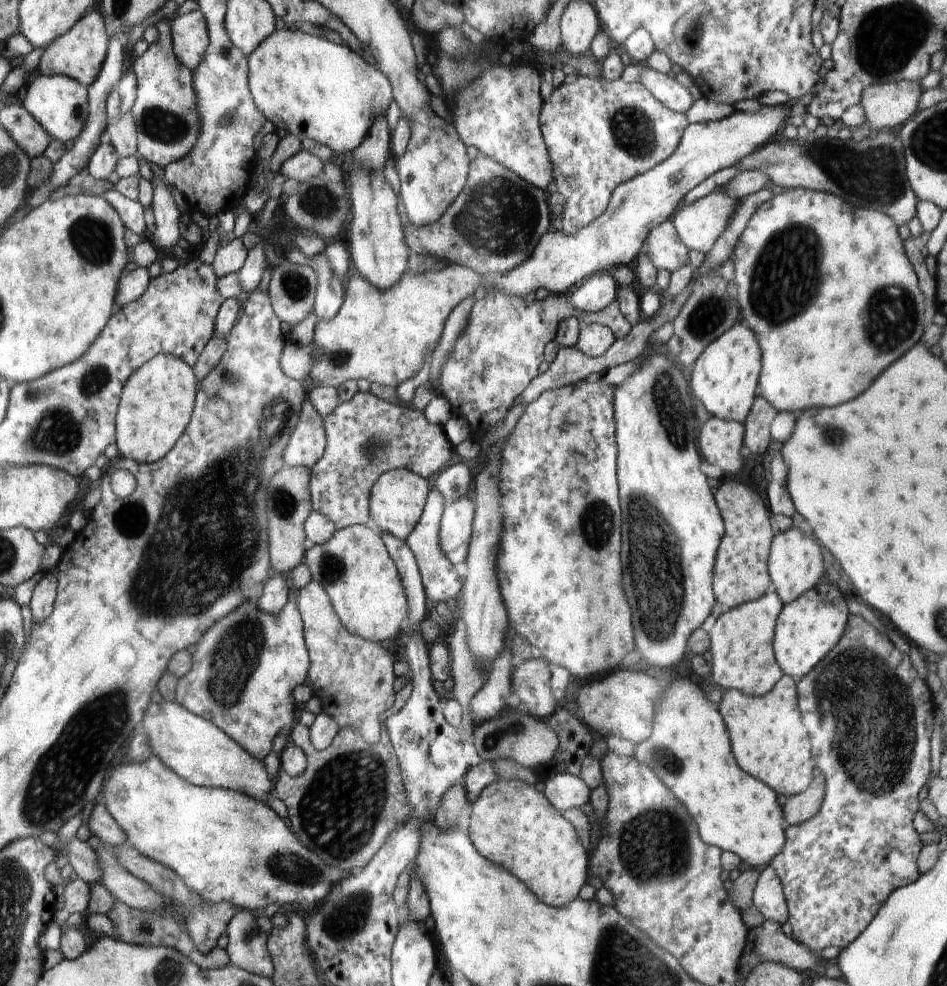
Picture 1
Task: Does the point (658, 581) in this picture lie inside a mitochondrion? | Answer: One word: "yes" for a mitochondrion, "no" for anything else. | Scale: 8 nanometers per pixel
yes

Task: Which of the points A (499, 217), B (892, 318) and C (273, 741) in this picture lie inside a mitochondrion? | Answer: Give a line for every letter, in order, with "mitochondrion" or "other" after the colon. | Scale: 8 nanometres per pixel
A: mitochondrion
B: mitochondrion
C: other

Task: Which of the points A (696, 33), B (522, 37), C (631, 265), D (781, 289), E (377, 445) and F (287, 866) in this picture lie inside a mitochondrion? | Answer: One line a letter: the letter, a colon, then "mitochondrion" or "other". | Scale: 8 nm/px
A: mitochondrion
B: other
C: other
D: mitochondrion
E: mitochondrion
F: mitochondrion

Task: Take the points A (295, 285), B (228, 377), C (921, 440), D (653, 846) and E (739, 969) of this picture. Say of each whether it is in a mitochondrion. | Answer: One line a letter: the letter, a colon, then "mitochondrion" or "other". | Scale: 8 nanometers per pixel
A: mitochondrion
B: mitochondrion
C: other
D: mitochondrion
E: other

